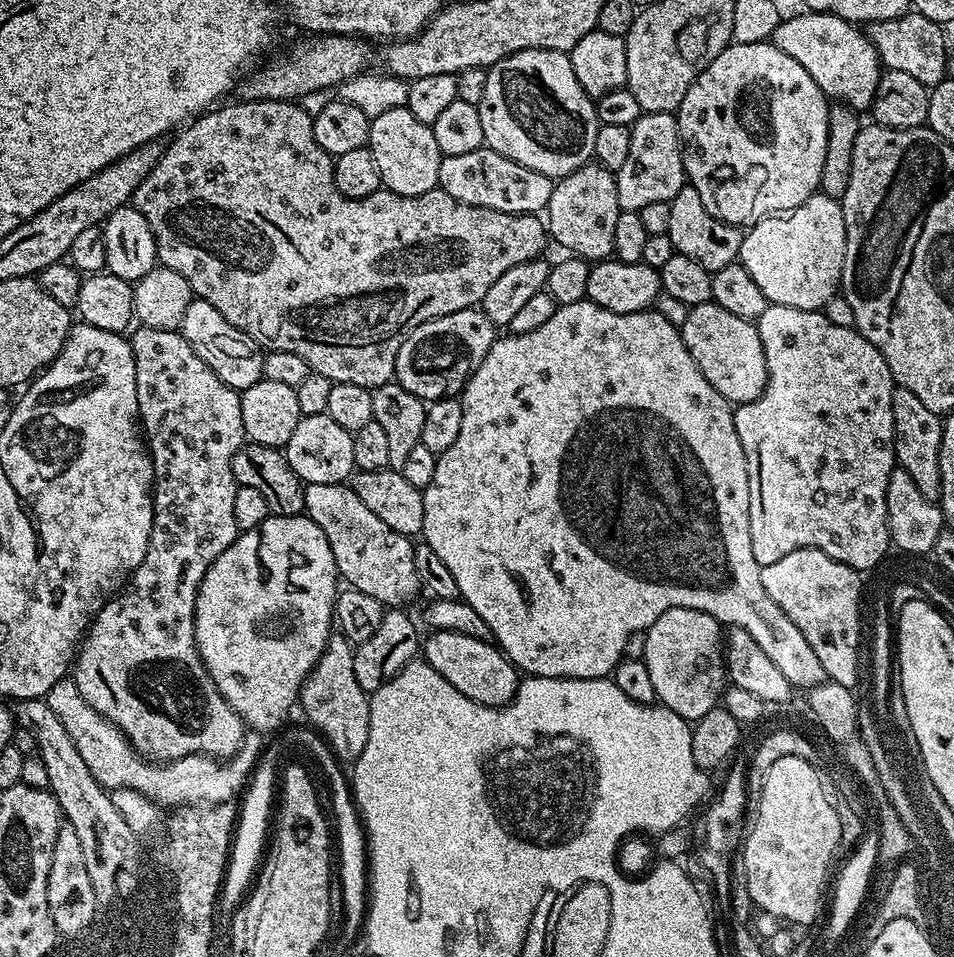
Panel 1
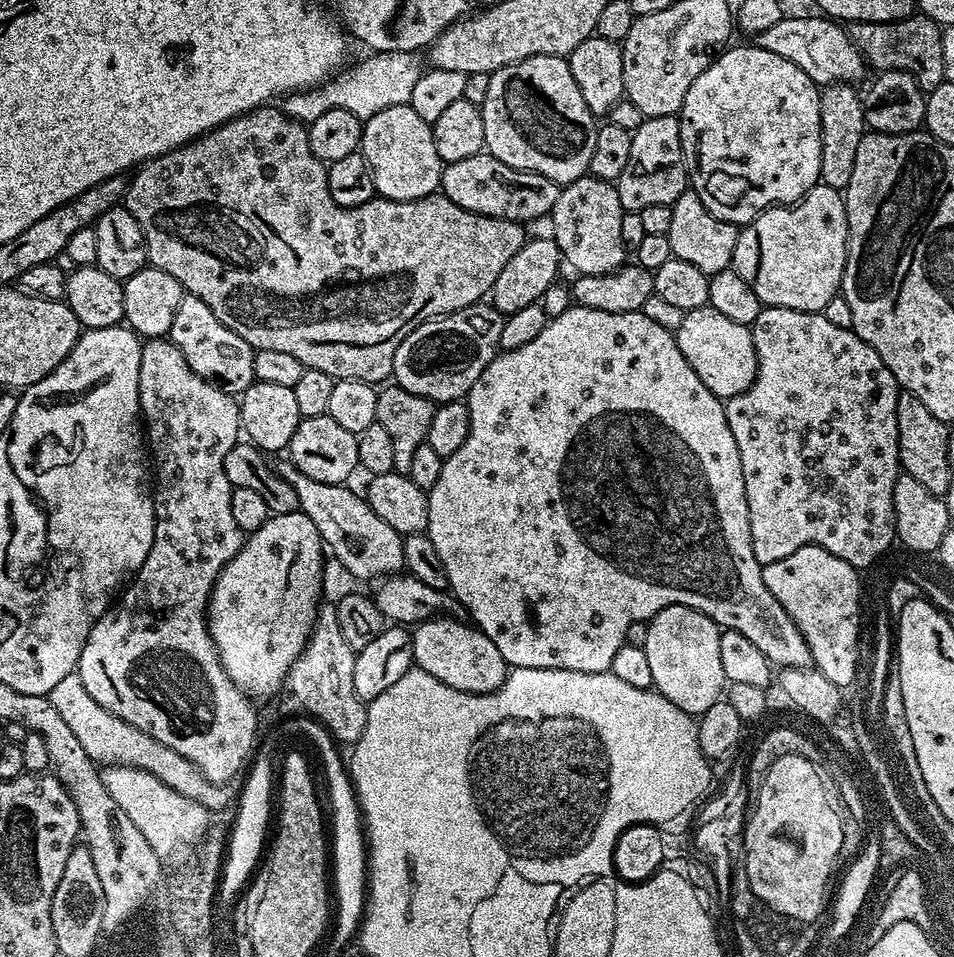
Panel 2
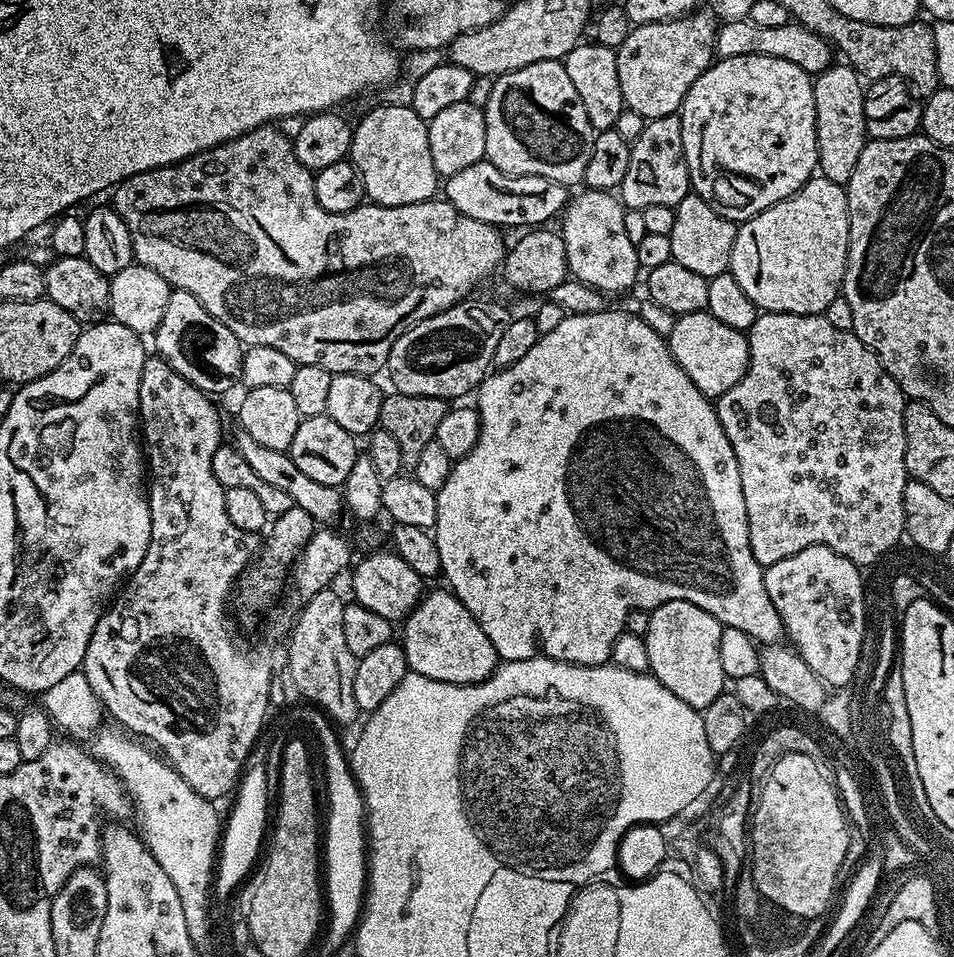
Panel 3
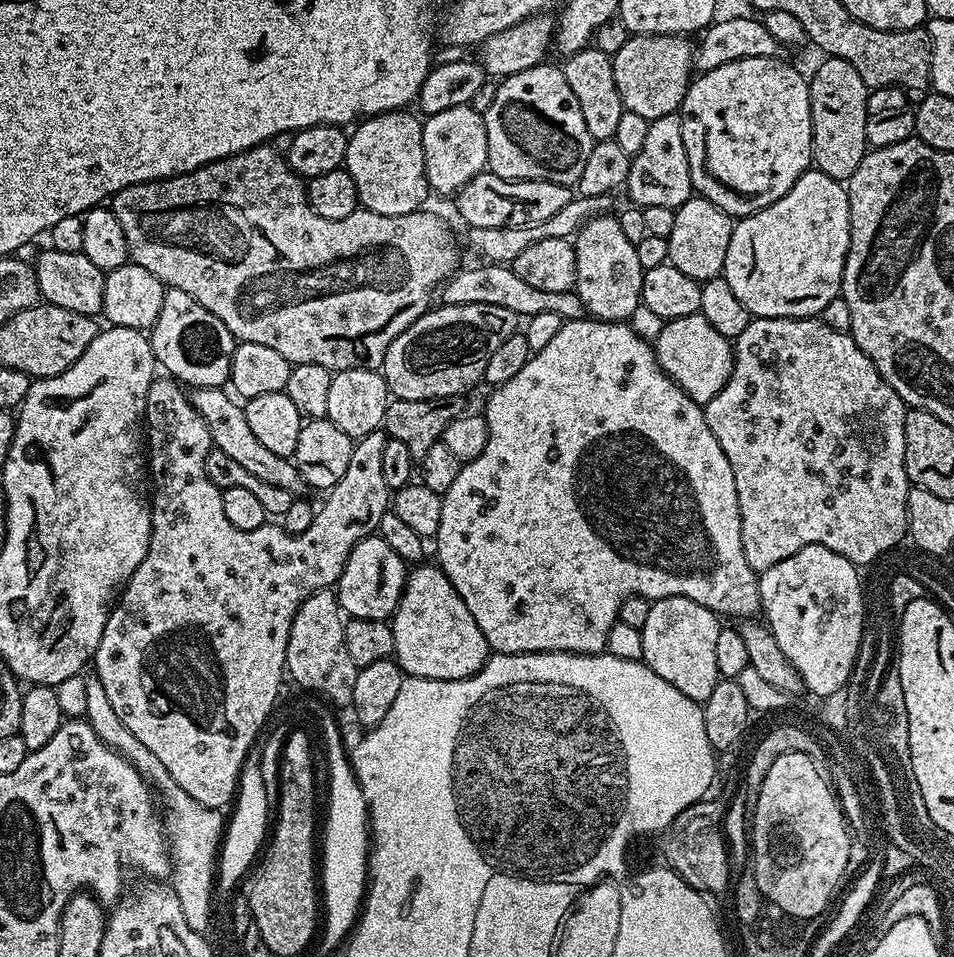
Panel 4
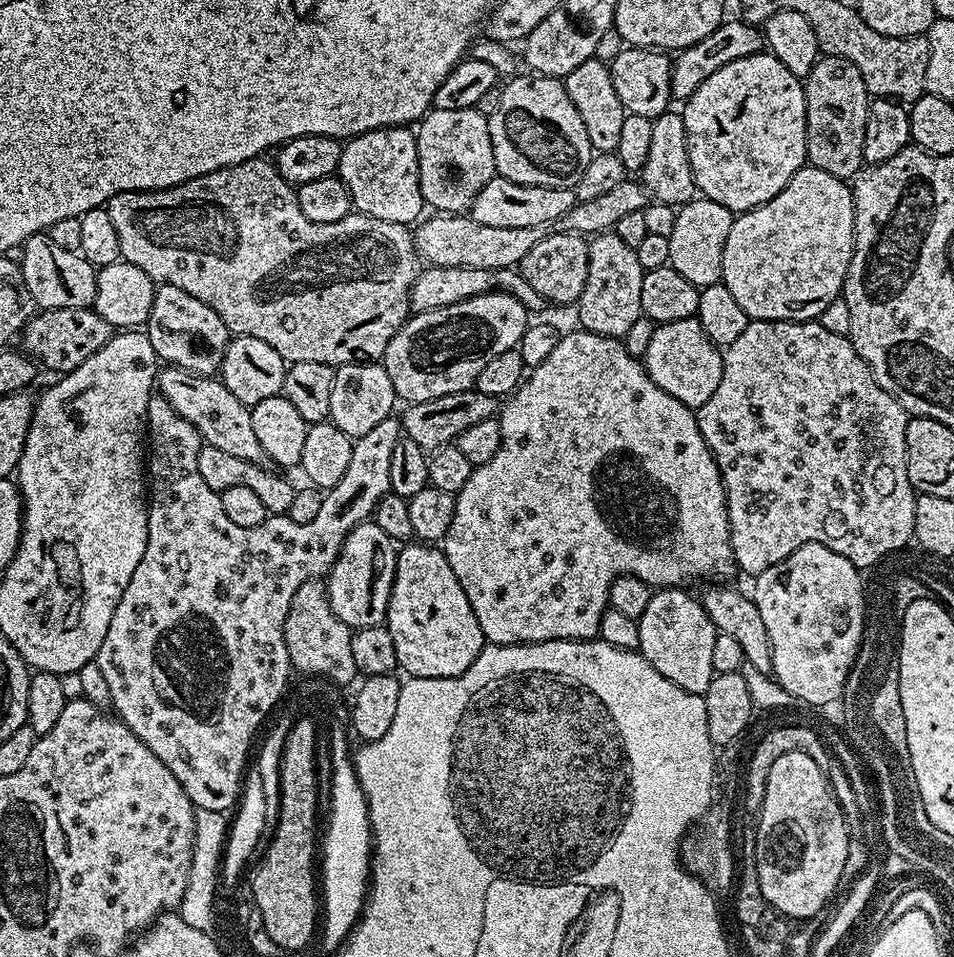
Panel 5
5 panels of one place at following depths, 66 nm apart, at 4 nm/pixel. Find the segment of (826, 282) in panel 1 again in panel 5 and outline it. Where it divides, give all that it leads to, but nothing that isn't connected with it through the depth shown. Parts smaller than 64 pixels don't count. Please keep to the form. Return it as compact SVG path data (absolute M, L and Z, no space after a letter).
M805 166L797 170L794 178L781 190L777 196L770 198L762 206L753 208L750 212L741 212L730 226L730 234L726 238L726 246L722 254L722 283L728 287L730 294L738 301L738 306L746 310L752 320L811 320L815 321L826 310L830 302L834 302L843 293L844 279L852 261L852 235L854 234L854 218L856 211L852 205L852 190L845 181L834 178L834 174L826 174L826 170L818 170Z

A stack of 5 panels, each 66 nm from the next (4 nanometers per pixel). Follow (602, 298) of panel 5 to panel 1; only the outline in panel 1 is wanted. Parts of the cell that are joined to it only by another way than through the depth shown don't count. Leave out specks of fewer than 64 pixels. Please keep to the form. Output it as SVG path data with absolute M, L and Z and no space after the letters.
M589 162L553 183L546 209L546 231L573 257L587 262L606 260L613 255L614 226L621 210L614 173L601 164Z

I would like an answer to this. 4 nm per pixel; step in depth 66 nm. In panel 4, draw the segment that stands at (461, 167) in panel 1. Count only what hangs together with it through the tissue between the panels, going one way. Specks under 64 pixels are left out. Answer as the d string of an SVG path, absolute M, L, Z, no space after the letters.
M490 171L479 172L466 186L455 193L456 208L462 219L473 228L509 228L546 222L546 218L558 214L566 202L574 195L573 189L566 184L546 182L545 180L507 180L498 178Z

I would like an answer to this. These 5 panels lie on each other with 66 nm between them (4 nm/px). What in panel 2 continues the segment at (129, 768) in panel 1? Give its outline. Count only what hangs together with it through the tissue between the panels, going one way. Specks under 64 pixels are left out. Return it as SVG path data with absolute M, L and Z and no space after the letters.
M79 671L66 674L66 678L62 678L62 682L57 682L54 690L48 692L47 698L54 702L54 710L58 710L66 726L70 726L70 731L78 738L82 750L86 750L86 754L97 765L141 768L166 782L166 786L178 790L178 794L198 802L203 808L215 810L227 806L228 796L224 793L224 784L212 783L185 756L170 750L170 746L158 742L150 734L130 726L130 722L118 718L110 710L98 706L98 702L86 694L86 686L82 686Z

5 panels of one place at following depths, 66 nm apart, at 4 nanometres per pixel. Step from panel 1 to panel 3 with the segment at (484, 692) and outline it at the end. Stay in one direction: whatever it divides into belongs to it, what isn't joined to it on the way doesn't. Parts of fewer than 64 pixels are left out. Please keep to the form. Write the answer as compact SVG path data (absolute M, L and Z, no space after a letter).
M451 590L429 591L422 596L416 609L403 621L402 647L409 669L426 678L447 684L477 684L496 671L498 657L486 630L466 610Z

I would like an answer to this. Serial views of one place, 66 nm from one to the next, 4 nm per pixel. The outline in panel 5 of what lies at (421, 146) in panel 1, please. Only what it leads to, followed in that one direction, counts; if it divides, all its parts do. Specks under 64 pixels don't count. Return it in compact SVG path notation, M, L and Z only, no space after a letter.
M411 127L375 128L364 132L361 136L353 136L340 149L340 166L338 175L350 190L352 207L357 213L374 218L382 218L386 222L415 225L421 219L426 205L422 198L420 179L418 178L418 146L416 133Z

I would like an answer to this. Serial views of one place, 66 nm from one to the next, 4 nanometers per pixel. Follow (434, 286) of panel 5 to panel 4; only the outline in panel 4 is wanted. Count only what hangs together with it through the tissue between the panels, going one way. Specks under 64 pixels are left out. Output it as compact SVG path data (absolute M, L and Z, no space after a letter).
M480 262L477 265L477 268L461 267L444 281L438 292L438 300L441 305L474 306L475 304L485 304L486 306L502 306L513 312L518 318L553 313L558 314L563 321L585 319L584 304L575 290L571 292L538 290L535 286L530 286L530 282L522 282L522 278L518 278L518 274L514 274L512 267L507 264Z

